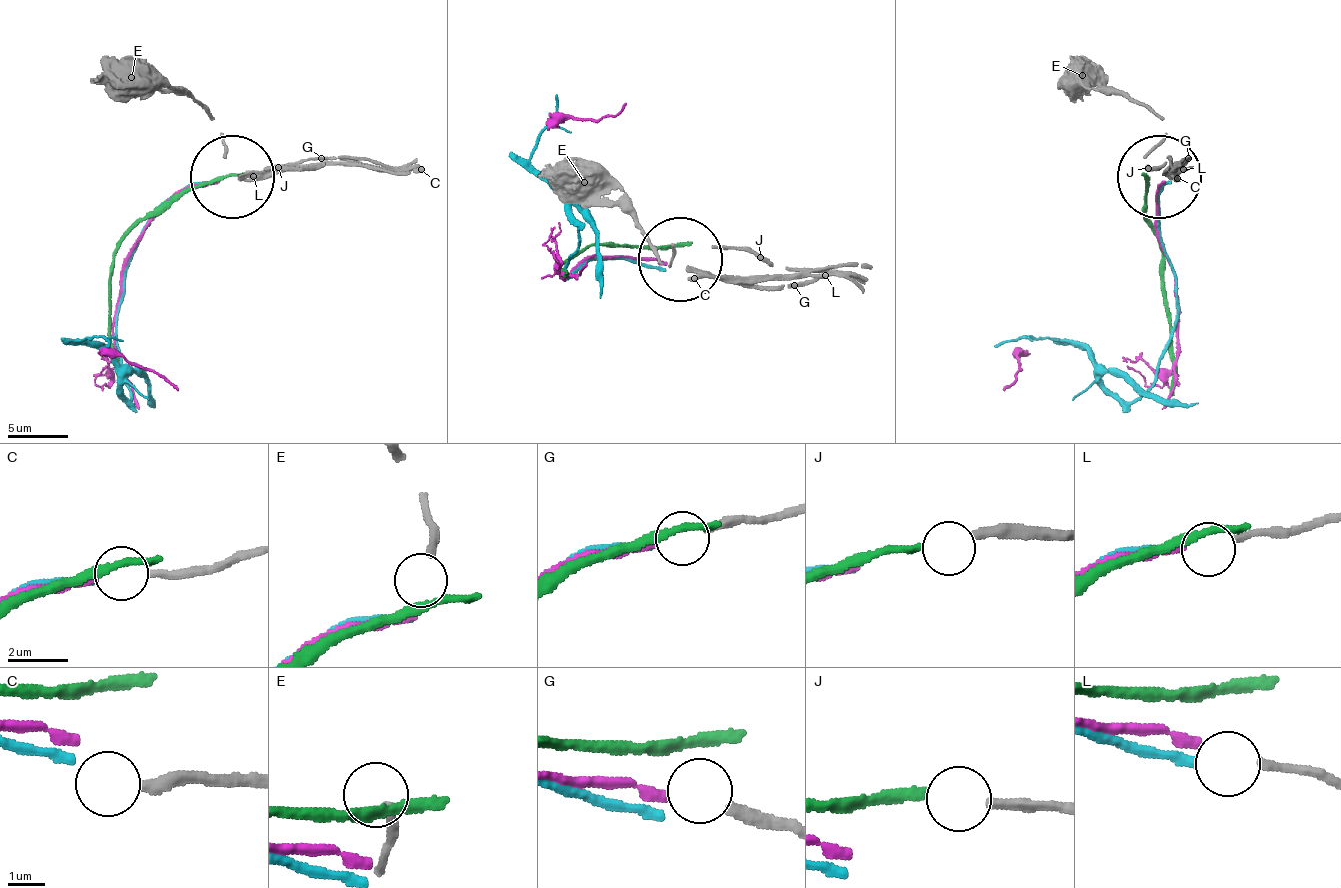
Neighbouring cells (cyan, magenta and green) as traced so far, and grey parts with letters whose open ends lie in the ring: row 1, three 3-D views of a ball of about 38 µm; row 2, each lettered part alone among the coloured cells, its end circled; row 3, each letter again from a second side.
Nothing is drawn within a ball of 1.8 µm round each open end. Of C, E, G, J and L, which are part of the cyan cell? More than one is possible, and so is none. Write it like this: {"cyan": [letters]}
{"cyan": ["L"]}

